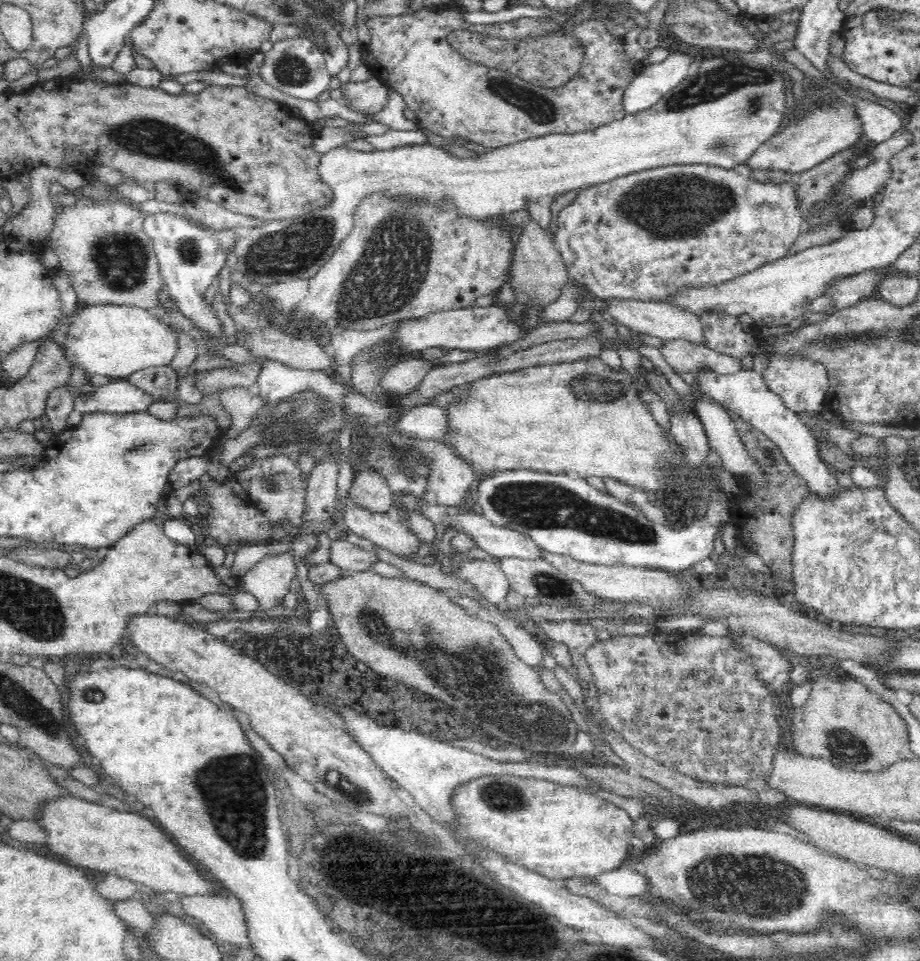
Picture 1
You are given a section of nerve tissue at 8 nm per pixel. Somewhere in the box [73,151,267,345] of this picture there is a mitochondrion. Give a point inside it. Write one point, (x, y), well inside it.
(121, 261)

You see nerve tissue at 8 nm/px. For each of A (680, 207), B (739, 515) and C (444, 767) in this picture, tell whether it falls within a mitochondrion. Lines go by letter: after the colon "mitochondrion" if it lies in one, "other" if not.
A: mitochondrion
B: other
C: other

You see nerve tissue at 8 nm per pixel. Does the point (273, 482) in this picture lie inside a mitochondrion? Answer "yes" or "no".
yes

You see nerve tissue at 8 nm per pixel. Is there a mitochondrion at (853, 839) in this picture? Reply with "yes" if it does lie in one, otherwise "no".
no

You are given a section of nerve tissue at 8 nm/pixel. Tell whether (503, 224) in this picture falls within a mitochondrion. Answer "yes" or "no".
no

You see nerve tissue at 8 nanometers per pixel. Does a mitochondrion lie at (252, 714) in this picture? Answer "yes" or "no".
no

